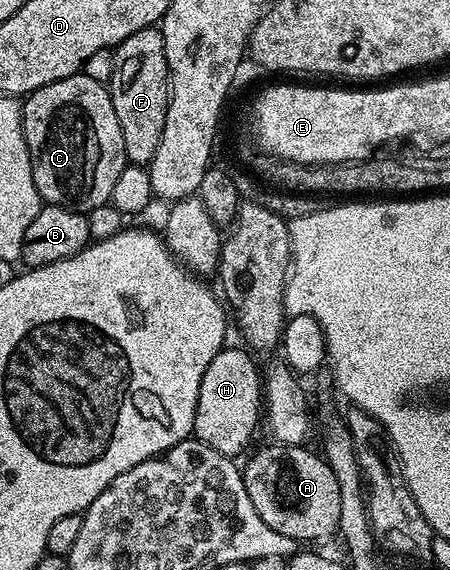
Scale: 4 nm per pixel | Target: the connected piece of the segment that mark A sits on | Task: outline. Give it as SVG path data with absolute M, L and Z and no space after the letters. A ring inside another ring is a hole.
M278 445L259 451L245 466L242 474L247 488L247 494L253 502L253 507L261 520L270 526L271 530L300 542L319 540L338 531L341 512L341 494L339 483L330 466L322 455L307 450L304 445Z

